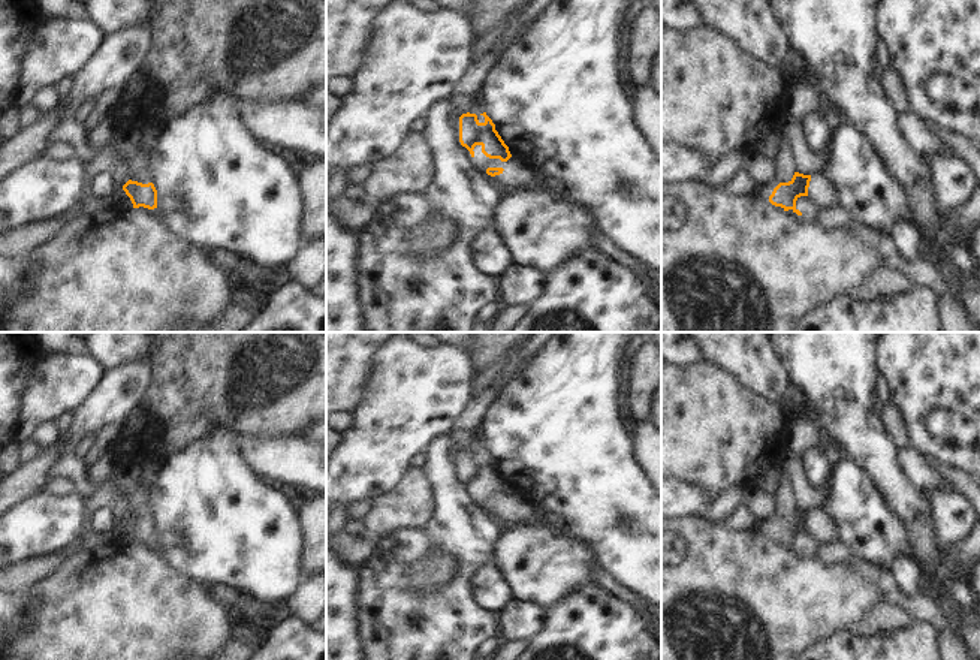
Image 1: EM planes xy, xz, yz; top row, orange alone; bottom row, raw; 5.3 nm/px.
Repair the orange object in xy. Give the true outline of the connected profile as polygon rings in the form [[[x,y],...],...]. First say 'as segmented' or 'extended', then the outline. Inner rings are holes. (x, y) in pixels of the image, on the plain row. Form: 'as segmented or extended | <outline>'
extended | [[[141,471],[127,492],[130,500],[130,515],[123,521],[123,525],[130,533],[133,543],[145,545],[153,551],[159,551],[157,525],[151,518],[150,507],[151,492],[139,485],[139,479]]]

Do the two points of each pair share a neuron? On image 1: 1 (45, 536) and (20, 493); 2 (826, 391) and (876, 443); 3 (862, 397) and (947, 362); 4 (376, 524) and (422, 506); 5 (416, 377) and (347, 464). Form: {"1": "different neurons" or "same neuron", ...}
{"1": "different neurons", "2": "same neuron", "3": "different neurons", "4": "same neuron", "5": "same neuron"}

